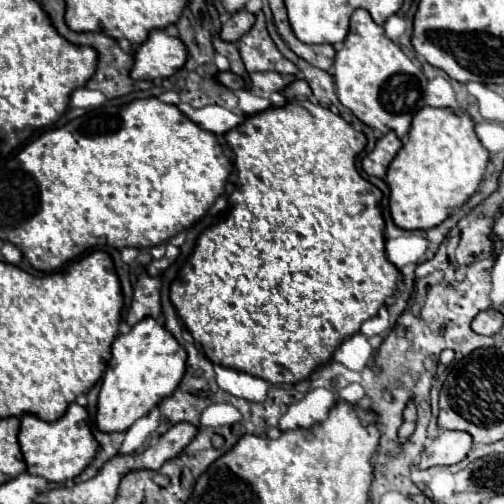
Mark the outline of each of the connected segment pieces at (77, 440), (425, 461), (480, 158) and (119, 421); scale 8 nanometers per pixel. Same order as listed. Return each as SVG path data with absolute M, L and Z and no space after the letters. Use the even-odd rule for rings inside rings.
M72 403L64 417L54 423L46 423L34 415L24 415L18 441L24 461L28 465L28 473L46 477L52 483L64 483L68 479L74 479L92 463L98 453L98 441L92 435L88 411L78 403Z
M442 431L426 449L418 463L420 469L434 465L460 463L472 449L472 437L466 431Z
M422 107L412 121L408 141L402 145L394 161L390 163L386 183L390 187L390 213L398 227L416 231L416 229L432 229L440 225L456 207L462 207L478 189L486 173L486 165L490 161L490 153L480 143L474 133L474 121L466 113L456 113L454 109L436 109Z
M154 317L138 321L130 333L118 335L112 343L112 359L98 395L96 423L102 431L126 431L136 419L148 415L162 399L170 397L186 373L186 349Z

